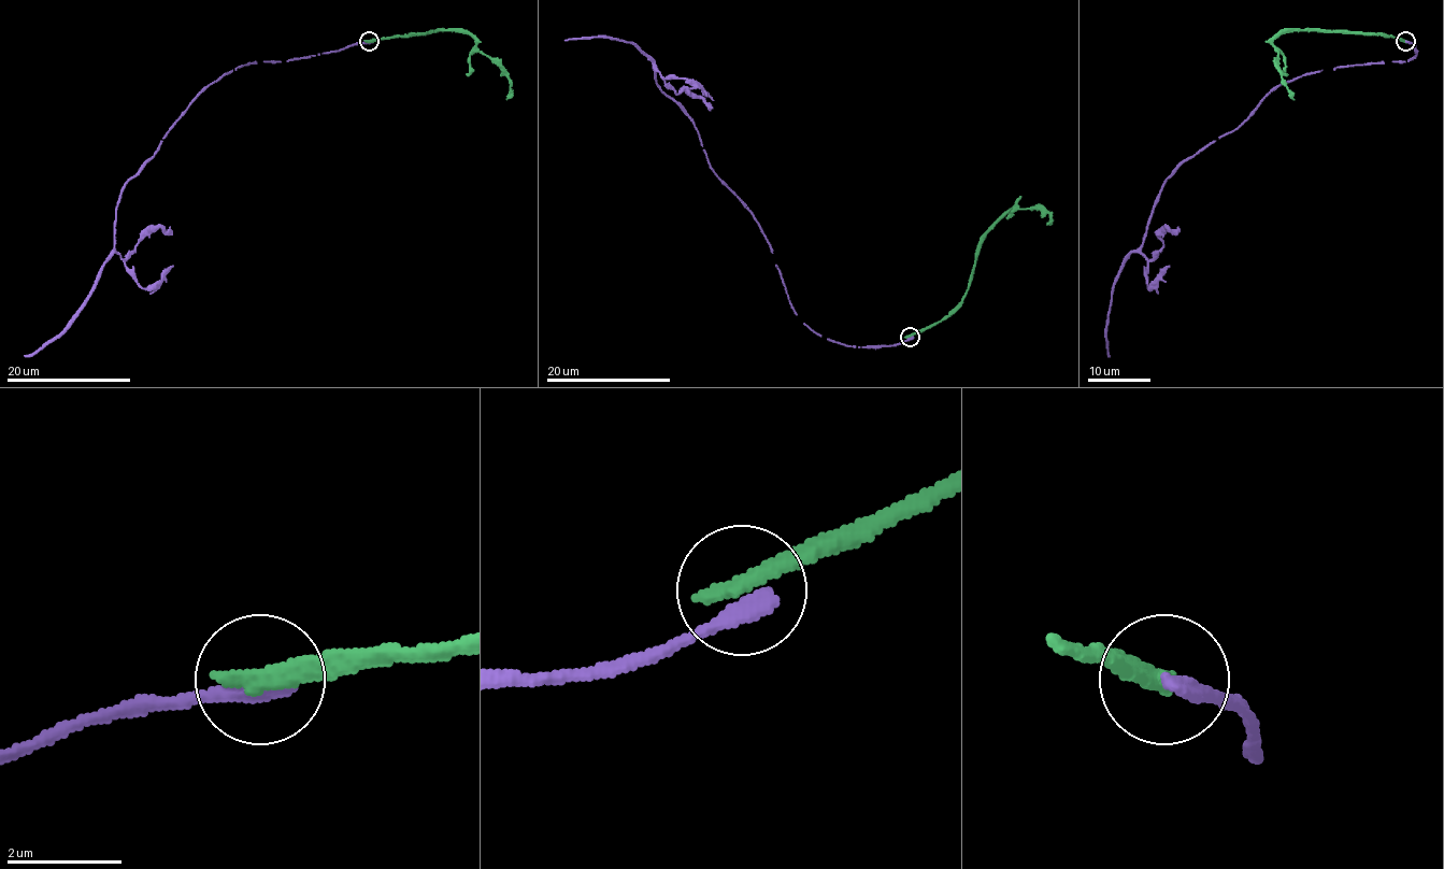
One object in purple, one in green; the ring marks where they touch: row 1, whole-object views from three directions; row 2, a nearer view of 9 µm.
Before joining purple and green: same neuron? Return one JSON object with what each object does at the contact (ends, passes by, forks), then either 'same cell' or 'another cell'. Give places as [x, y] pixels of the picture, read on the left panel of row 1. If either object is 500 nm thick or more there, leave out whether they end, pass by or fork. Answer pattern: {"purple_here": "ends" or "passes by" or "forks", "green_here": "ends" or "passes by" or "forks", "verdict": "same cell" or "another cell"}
{"purple_here": "ends", "green_here": "ends", "verdict": "another cell"}

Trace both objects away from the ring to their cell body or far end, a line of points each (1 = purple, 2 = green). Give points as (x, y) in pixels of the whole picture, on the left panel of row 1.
1: (369, 41), (288, 60), (240, 66), (210, 84), (122, 194), (115, 251), (93, 291), (57, 335), (25, 357)
2: (369, 41), (467, 31), (475, 39), (475, 46), (487, 55), (506, 76), (509, 91), (506, 100)

